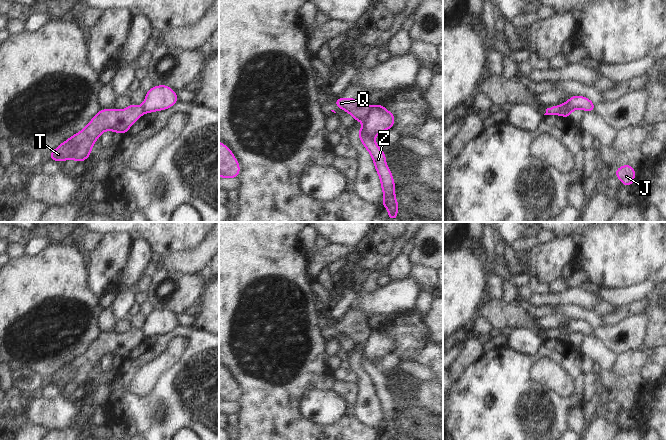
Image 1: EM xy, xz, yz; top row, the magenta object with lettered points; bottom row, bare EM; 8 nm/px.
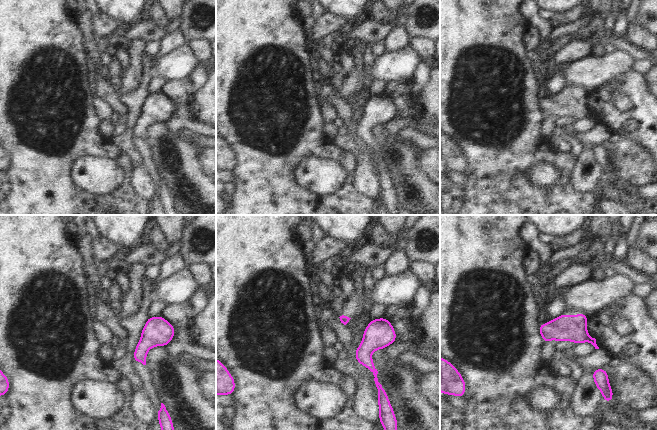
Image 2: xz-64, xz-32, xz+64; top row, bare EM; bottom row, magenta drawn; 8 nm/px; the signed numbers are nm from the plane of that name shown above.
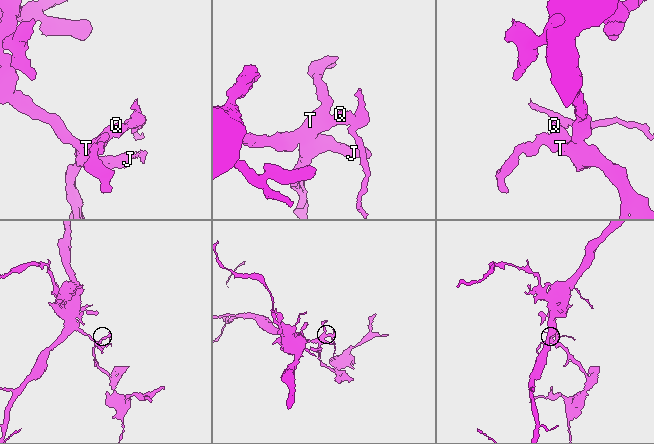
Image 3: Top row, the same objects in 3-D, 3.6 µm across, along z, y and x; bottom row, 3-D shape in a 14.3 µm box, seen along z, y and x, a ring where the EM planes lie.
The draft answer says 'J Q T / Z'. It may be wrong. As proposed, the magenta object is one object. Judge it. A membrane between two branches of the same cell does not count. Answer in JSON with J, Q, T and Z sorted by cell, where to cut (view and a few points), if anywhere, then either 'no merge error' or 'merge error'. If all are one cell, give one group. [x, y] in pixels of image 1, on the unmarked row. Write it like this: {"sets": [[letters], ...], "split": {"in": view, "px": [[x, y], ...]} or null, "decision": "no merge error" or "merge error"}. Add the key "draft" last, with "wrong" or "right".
{"sets": [["J", "Q", "T"], ["Z"]], "split": {"in": "xz", "px": [[370, 330], [363, 347]]}, "decision": "merge error", "draft": "right"}

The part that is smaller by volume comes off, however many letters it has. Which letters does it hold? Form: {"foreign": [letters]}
{"foreign": ["Z"]}

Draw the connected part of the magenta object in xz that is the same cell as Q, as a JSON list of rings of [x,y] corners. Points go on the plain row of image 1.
[[[336,322],[335,329],[341,334],[348,336],[355,345],[364,347],[370,335],[370,330],[364,325],[353,322]]]

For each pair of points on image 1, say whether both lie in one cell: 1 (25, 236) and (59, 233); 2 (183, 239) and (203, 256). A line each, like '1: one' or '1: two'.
1: one
2: two

